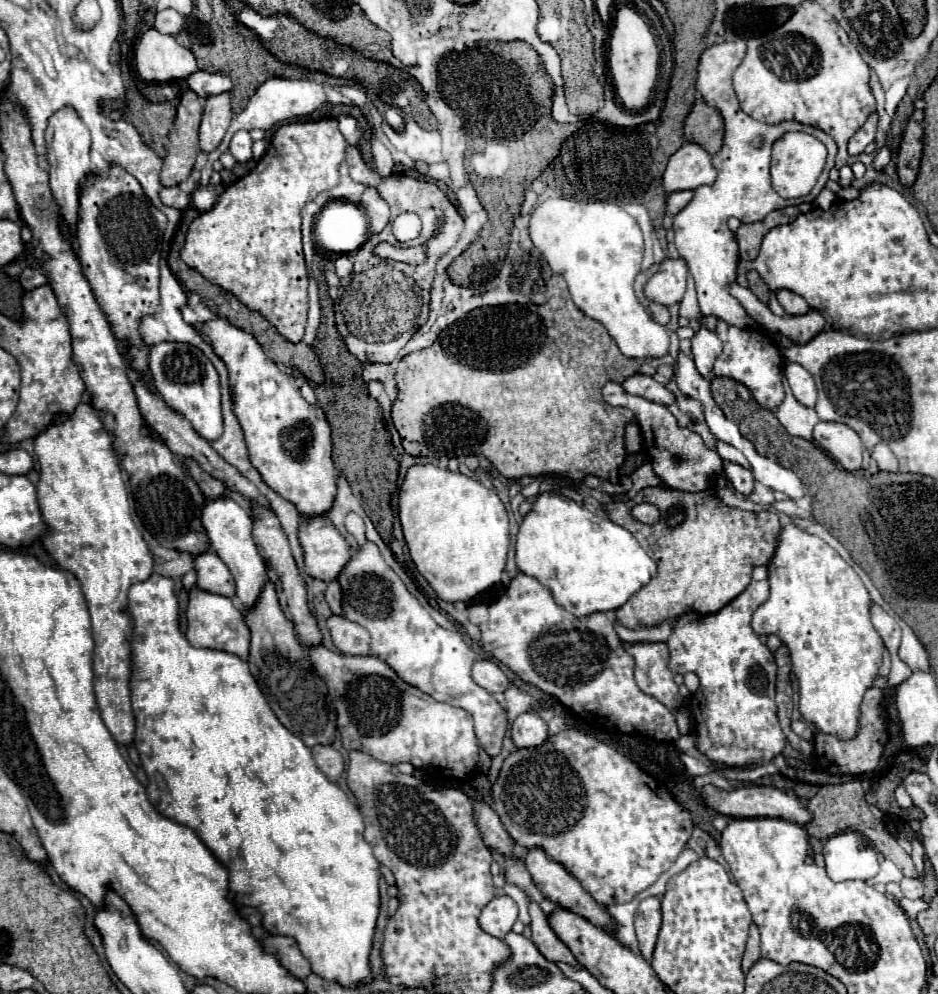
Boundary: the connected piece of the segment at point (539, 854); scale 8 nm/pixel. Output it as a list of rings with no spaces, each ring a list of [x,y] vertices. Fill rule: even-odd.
[[[541,847],[529,849],[527,855],[525,855],[525,859],[523,859],[523,863],[525,863],[525,867],[527,867],[527,871],[529,871],[533,883],[539,887],[539,891],[541,891],[547,899],[551,899],[555,905],[559,905],[559,907],[563,907],[563,909],[569,909],[569,911],[573,911],[573,913],[585,917],[587,921],[591,921],[593,925],[597,925],[597,927],[601,927],[601,929],[605,929],[605,931],[611,931],[611,929],[613,929],[615,923],[613,923],[613,919],[609,917],[607,909],[601,907],[601,905],[597,905],[597,903],[593,901],[593,897],[581,887],[581,883],[579,883],[571,873],[567,873],[561,863],[553,861]]]

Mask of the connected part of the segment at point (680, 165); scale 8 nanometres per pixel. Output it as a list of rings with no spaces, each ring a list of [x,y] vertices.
[[[683,143],[677,153],[671,155],[663,173],[663,187],[667,193],[697,189],[701,185],[713,185],[717,171],[711,163],[711,155],[697,143]]]

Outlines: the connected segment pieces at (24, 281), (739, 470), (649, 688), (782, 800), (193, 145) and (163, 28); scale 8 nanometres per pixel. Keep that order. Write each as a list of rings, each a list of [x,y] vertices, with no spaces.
[[[27,267],[27,269],[23,269],[23,273],[21,273],[21,277],[19,277],[19,283],[23,285],[25,291],[33,291],[33,289],[45,285],[45,283],[47,283],[47,277],[45,277],[43,271],[29,269],[29,267]]]
[[[723,463],[723,469],[725,469],[725,475],[727,479],[733,483],[733,487],[743,493],[743,495],[749,495],[753,491],[753,475],[749,469],[737,465],[737,463]]]
[[[623,643],[625,651],[635,659],[635,681],[639,689],[657,701],[661,701],[667,709],[677,709],[681,705],[679,687],[673,681],[673,673],[669,671],[669,647],[667,643]]]
[[[707,785],[705,787],[705,803],[715,809],[721,815],[729,815],[729,817],[781,817],[799,825],[807,825],[809,821],[813,821],[813,813],[809,813],[809,809],[805,807],[803,801],[799,801],[795,795],[783,793],[775,787],[759,787],[759,785],[749,785],[749,787],[739,787],[733,791],[723,791],[717,787]]]
[[[185,91],[181,95],[175,127],[169,133],[167,157],[161,169],[161,183],[165,187],[179,185],[185,181],[195,165],[195,157],[199,153],[199,123],[203,115],[205,99],[193,91]]]
[[[163,9],[155,15],[155,29],[167,35],[177,35],[185,25],[185,17],[181,17],[175,9]]]

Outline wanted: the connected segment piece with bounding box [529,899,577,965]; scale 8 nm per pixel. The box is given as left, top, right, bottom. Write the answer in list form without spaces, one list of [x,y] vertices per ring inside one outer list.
[[[529,899],[529,915],[531,915],[531,941],[537,945],[541,955],[553,963],[577,965],[577,959],[551,931],[551,927],[547,925],[547,915],[541,911],[537,901],[533,899]]]

